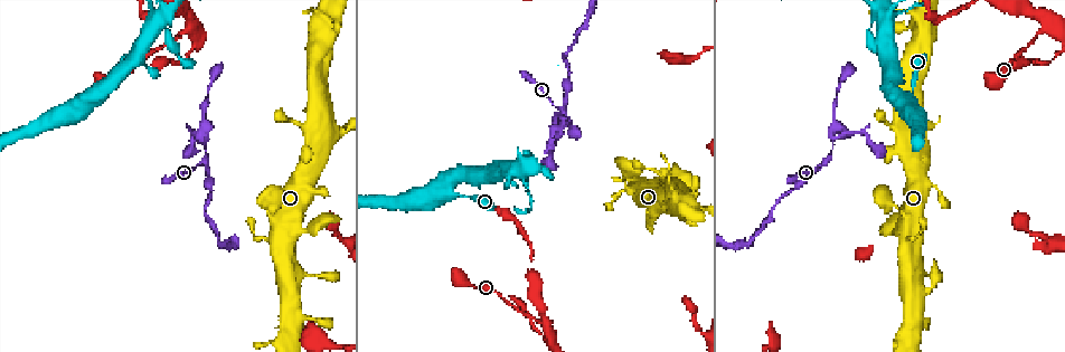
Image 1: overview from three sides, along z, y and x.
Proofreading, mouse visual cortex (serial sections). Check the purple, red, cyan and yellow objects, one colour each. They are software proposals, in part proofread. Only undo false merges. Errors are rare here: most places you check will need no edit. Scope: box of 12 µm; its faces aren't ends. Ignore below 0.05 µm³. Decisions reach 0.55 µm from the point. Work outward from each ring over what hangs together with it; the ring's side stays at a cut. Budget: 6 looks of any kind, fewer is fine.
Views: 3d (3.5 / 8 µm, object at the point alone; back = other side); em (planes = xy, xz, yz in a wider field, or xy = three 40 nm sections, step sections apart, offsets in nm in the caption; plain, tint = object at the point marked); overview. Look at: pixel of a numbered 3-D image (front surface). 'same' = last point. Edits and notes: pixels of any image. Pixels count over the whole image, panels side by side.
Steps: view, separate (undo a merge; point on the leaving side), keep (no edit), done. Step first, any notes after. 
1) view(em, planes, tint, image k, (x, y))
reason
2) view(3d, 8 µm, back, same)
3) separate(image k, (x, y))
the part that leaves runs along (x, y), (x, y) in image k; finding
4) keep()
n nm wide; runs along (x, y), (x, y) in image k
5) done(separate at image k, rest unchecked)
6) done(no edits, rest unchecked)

view(3d, 3.5 µm, image 1, (563, 123))
branch point

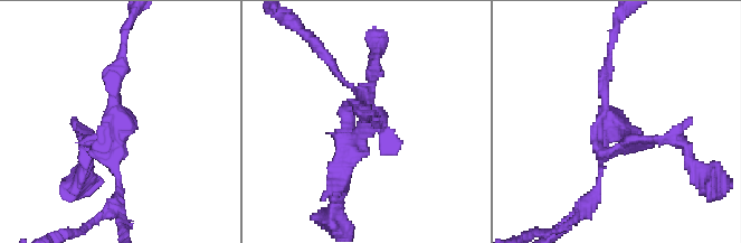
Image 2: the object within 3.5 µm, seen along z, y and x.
view(em, planes, tint, image 2, (608, 127))
3 arms; arms of 100, 150, 200 nm

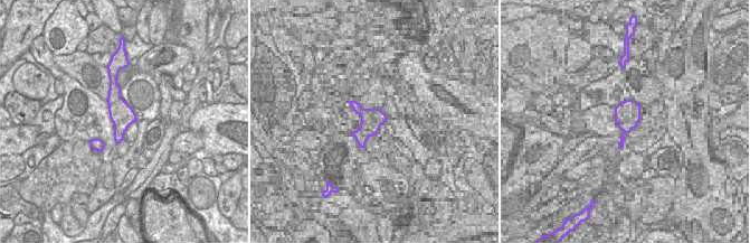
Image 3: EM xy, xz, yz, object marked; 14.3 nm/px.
keep()
runs along (590, 199), (608, 127), (665, 138) in image 2; one cell here

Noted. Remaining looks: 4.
view(3d, 8 µm, image 1, (143, 60))
sharp bend

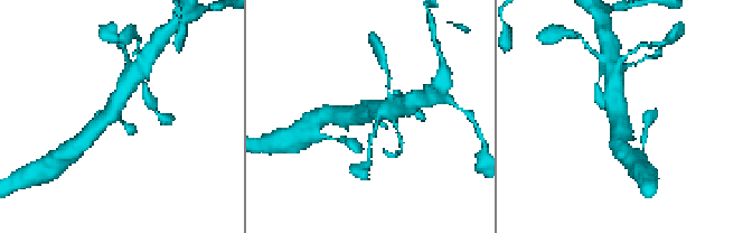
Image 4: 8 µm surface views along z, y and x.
view(em, xy, step 2, tint, image 4, (115, 119))

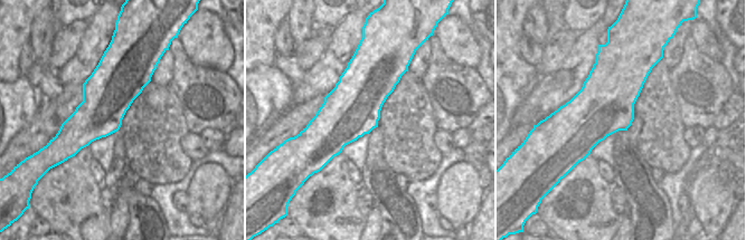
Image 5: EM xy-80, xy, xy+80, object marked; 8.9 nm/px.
keep()
runs along (341, 117), (367, 113), (387, 128) in image 4; one cell here

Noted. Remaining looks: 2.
view(em, xy, step 3, tint, image 1, (295, 231))
abrupt turn

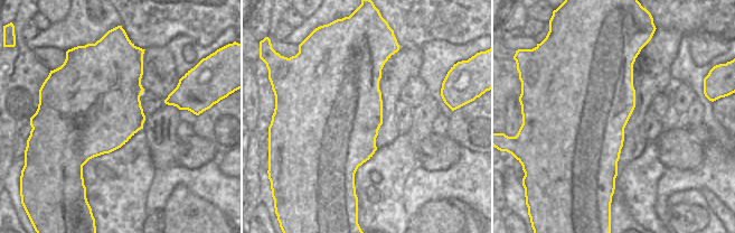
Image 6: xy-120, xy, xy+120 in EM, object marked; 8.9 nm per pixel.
view(3d, 3.5 µm, same)

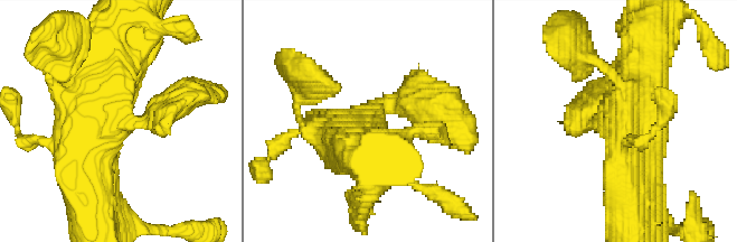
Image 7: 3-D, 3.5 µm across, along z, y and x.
keep()
runs along (103, 44), (90, 195) in image 7; continuous, no second cell

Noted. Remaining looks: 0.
done(no edits, rest unchecked)

